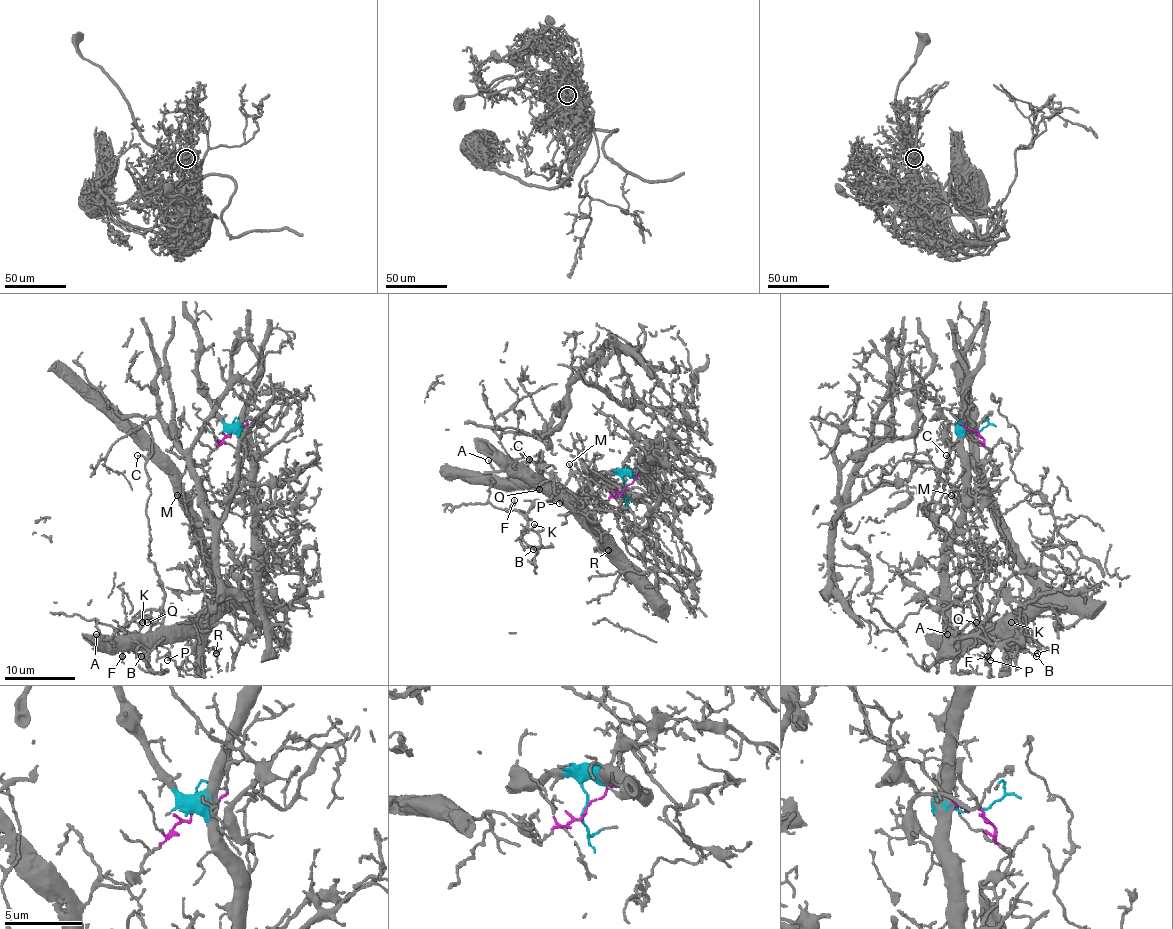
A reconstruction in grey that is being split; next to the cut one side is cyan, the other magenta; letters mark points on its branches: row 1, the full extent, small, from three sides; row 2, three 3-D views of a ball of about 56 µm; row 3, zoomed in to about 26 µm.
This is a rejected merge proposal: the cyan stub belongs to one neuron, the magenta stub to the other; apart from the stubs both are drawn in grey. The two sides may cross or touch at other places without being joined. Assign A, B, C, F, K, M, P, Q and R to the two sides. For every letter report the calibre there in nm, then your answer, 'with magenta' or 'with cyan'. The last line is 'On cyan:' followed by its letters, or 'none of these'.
A: 120 nm | with magenta
B: 140 nm | with magenta
C: 120 nm | with magenta
F: 130 nm | with magenta
K: 150 nm | with magenta
M: 140 nm | with magenta
P: 160 nm | with magenta
Q: 160 nm | with magenta
R: 160 nm | with magenta
On cyan: none of these

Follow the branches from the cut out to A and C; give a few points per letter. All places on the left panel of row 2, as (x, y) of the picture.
A: (231, 431), (181, 477), (181, 498), (192, 511), (215, 593), (176, 628), (103, 648), (96, 633)
C: (231, 431), (181, 477), (215, 587), (181, 623), (163, 625), (146, 513), (151, 488), (137, 456)

